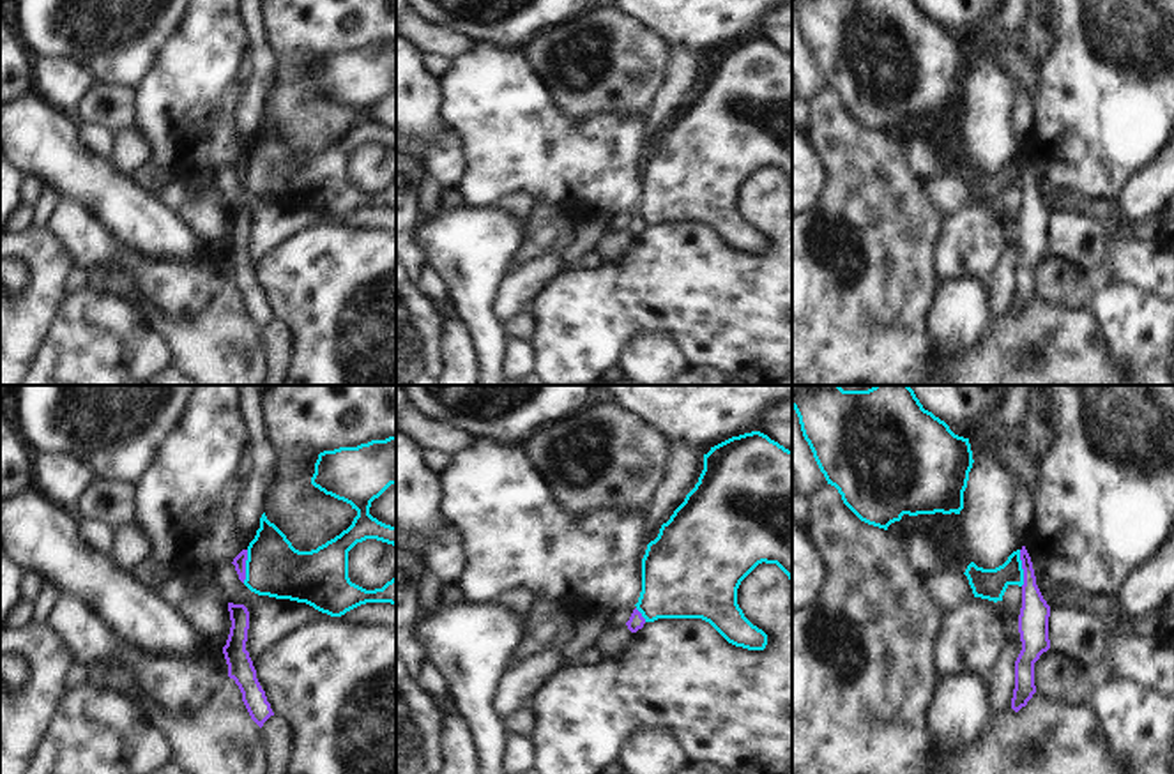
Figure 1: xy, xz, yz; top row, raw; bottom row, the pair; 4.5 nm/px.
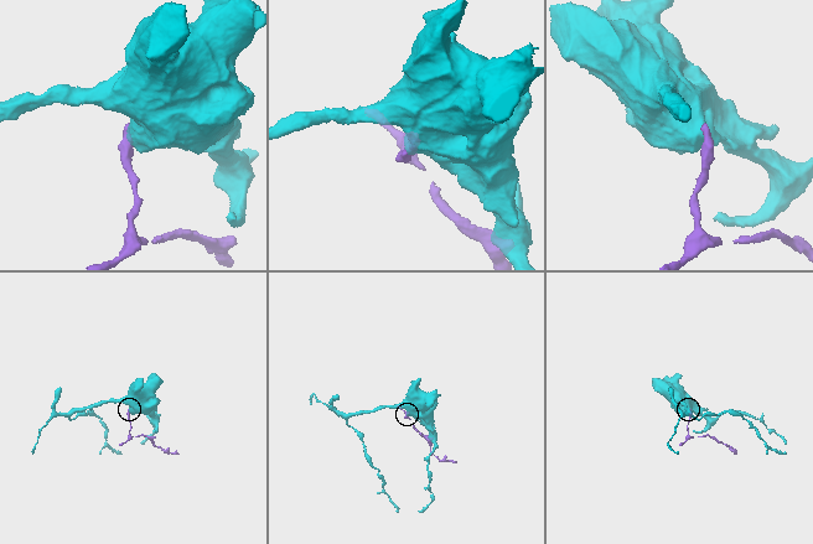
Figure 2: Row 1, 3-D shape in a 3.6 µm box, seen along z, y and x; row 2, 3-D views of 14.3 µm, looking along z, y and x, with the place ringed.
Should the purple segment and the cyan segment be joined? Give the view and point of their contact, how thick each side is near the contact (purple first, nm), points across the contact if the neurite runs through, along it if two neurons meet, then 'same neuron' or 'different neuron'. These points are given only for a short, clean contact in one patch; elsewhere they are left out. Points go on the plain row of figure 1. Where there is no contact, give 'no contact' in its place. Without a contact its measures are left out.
meets purple in yz at (1022, 172); 140 nm thick on the purple side, 140 nm on the other; border along yz (1019, 154), (1022, 189); different neuron

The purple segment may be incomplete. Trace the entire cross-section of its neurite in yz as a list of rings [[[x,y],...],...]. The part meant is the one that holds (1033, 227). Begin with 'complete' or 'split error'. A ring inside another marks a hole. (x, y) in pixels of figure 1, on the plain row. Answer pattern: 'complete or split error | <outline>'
complete | [[[1022,150],[1020,154],[1020,164],[1024,173],[1022,212],[1018,219],[1022,254],[1015,265],[1015,293],[1011,302],[1011,313],[1015,316],[1025,311],[1036,297],[1034,267],[1040,263],[1043,256],[1050,253],[1050,210],[1047,209],[1036,189],[1033,166],[1025,150]]]

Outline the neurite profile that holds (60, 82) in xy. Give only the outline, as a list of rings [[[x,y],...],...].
[[[37,58],[32,67],[34,90],[71,118],[80,99],[95,83],[92,72],[71,58]]]

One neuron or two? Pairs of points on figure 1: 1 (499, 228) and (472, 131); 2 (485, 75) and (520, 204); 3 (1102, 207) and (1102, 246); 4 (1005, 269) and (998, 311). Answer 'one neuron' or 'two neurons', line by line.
1: two neurons
2: two neurons
3: two neurons
4: one neuron

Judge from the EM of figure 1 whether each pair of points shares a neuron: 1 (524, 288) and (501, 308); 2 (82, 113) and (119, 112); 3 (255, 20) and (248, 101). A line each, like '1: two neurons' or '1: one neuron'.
1: one neuron
2: one neuron
3: one neuron

